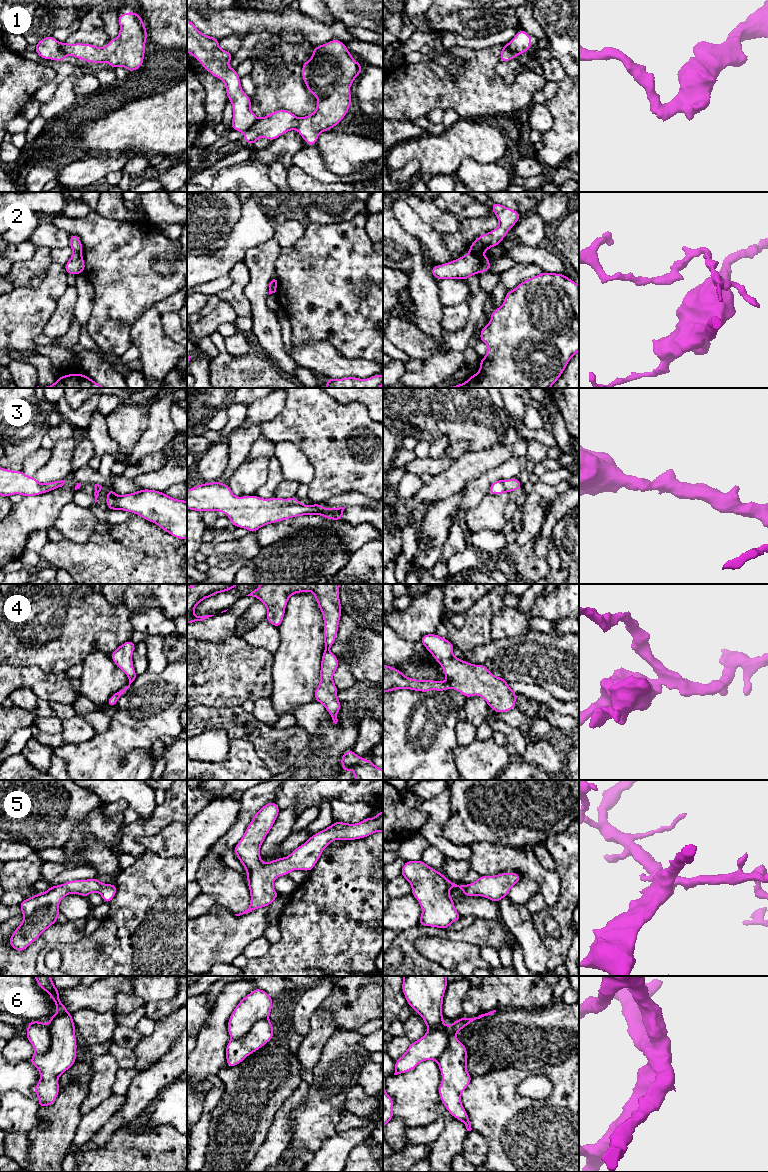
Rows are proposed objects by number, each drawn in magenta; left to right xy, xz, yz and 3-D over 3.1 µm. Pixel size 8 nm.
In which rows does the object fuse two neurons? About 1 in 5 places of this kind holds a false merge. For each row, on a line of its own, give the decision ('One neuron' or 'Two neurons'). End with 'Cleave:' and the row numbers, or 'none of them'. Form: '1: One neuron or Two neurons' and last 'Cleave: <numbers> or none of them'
1: Two neurons
2: Two neurons
3: One neuron
4: Two neurons
5: One neuron
6: Two neurons
Cleave: 1, 2, 4, 6

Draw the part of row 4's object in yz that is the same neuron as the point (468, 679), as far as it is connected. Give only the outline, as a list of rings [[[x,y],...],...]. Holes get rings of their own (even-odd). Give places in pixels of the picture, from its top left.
[[[425,634],[421,643],[442,666],[451,688],[466,698],[473,695],[485,699],[496,713],[503,713],[516,707],[515,697],[508,682],[495,677],[484,664],[474,665],[453,655],[454,645],[437,634]]]

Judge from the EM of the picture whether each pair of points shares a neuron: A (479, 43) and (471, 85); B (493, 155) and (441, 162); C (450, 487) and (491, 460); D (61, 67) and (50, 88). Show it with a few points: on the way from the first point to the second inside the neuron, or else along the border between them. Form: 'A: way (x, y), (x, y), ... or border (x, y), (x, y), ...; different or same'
A: border (501, 43), (476, 49), (457, 45); different
B: way (480, 151), (454, 151); same
C: way (460, 477), (474, 463), (481, 462); same
D: way (61, 72), (54, 83); same

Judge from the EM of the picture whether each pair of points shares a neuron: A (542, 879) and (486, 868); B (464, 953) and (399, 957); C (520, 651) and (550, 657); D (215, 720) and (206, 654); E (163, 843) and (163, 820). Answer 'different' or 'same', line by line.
A: same
B: different
C: same
D: different
E: different

